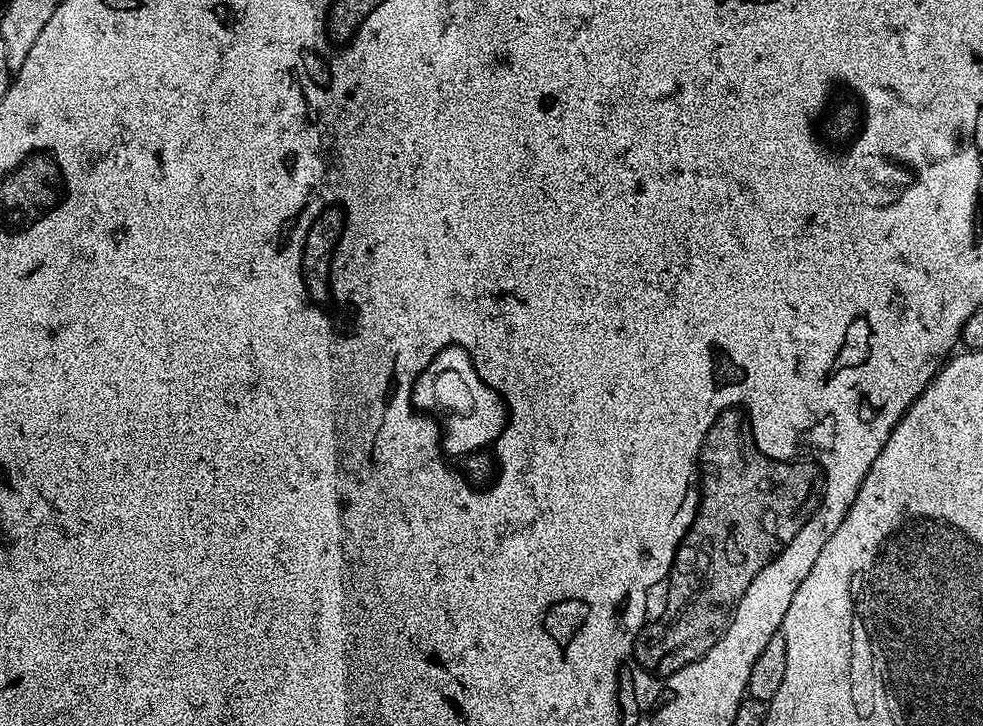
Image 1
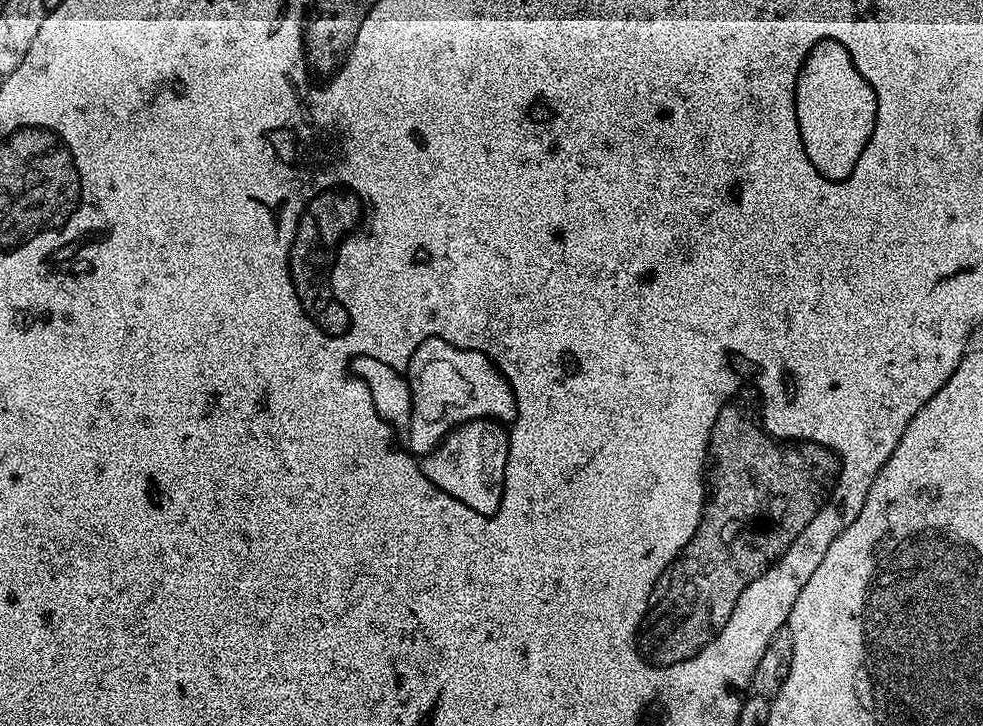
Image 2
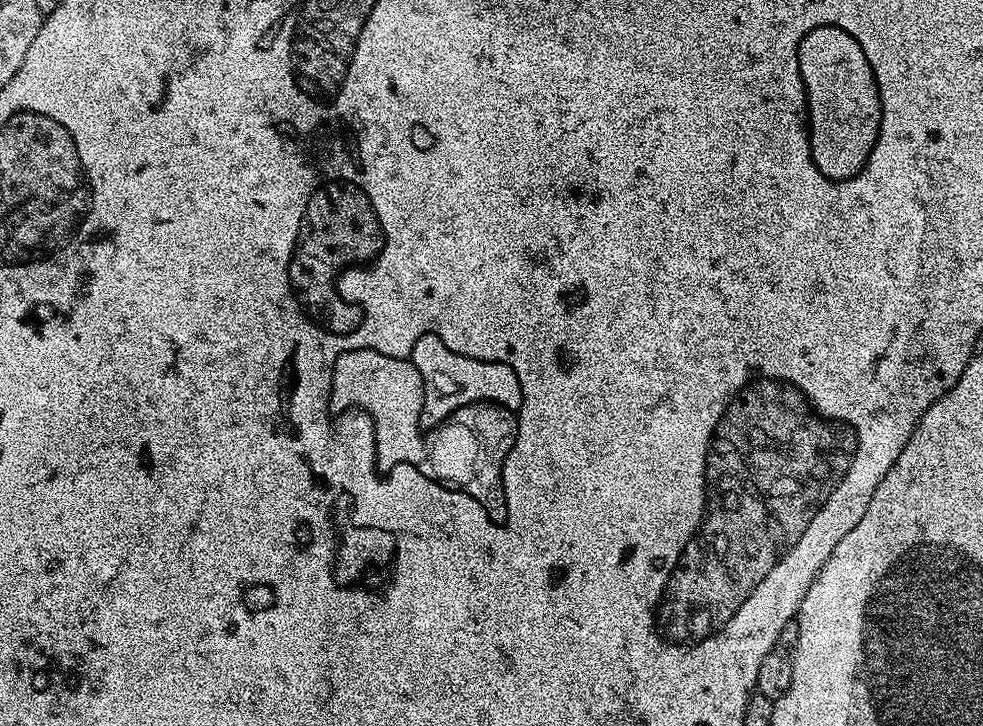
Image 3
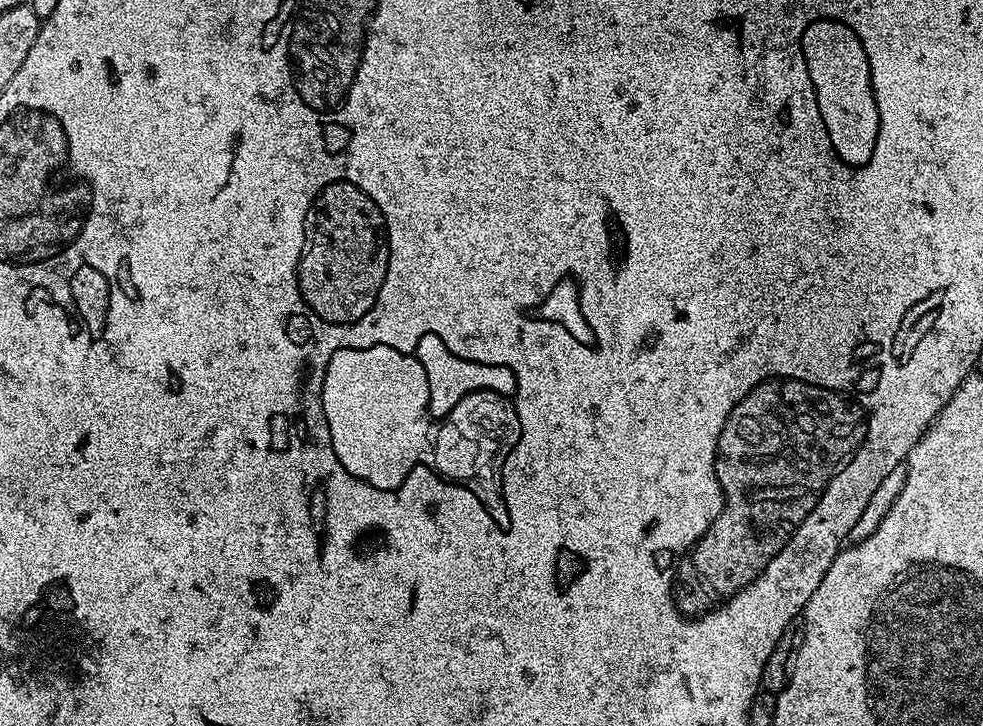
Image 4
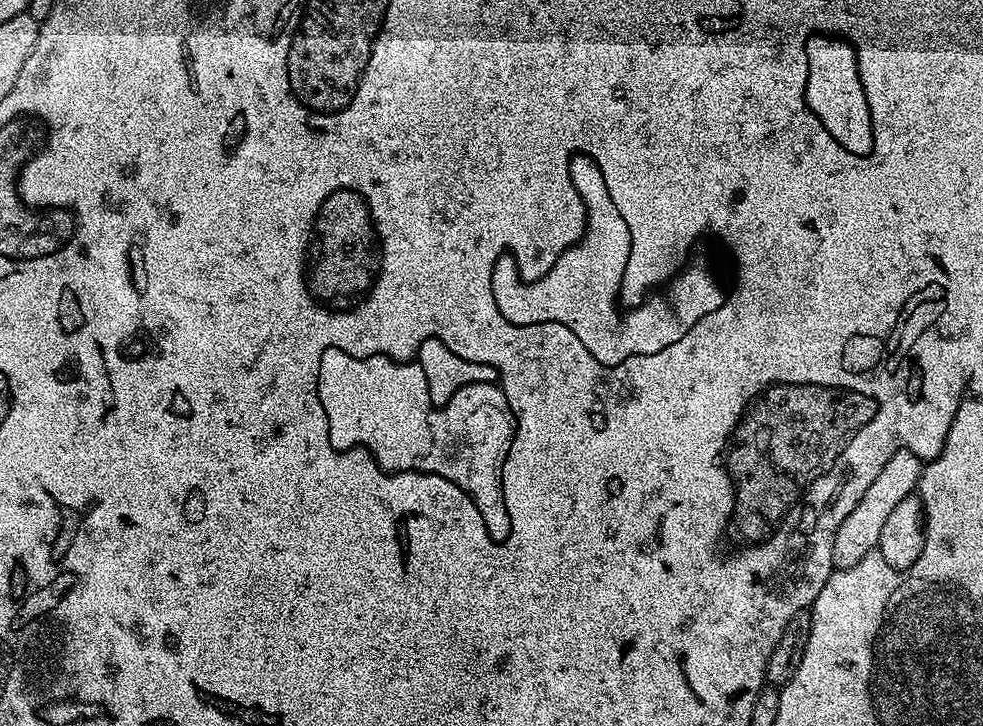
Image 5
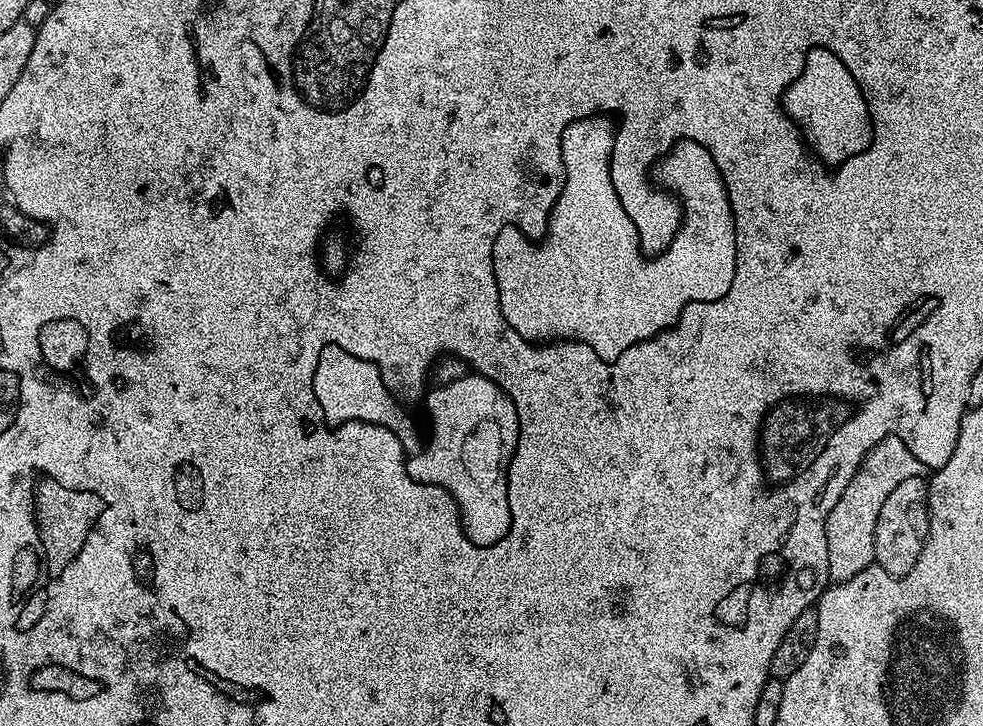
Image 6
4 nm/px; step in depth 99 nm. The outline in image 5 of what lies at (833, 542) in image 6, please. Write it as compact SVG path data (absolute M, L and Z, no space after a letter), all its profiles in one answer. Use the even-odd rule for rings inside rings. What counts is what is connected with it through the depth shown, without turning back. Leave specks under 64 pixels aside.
M906 448L898 449L890 458L890 462L886 462L886 466L882 466L882 474L878 474L878 478L874 478L874 482L870 482L870 490L866 490L866 494L862 494L858 506L854 506L854 510L850 510L850 514L846 514L842 526L838 526L838 530L834 534L832 562L836 568L858 566L858 562L862 562L862 558L866 558L866 554L877 551L879 535L886 518L893 513L898 502L917 491L921 471L922 461Z

